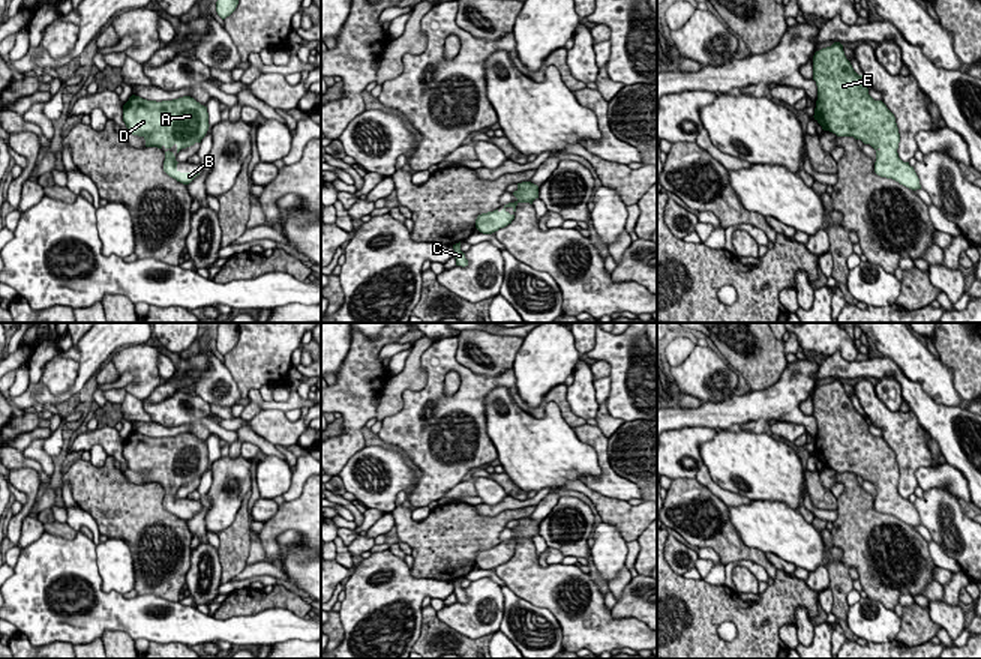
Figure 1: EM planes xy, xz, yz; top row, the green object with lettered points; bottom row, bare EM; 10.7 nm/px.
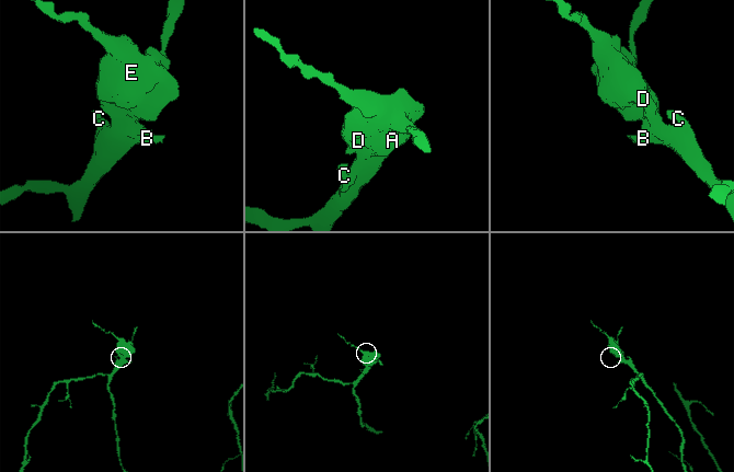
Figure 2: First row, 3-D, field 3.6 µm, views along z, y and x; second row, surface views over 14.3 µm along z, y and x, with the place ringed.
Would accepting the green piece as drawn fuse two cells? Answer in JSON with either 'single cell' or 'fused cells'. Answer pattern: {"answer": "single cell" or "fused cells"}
{"answer": "single cell"}

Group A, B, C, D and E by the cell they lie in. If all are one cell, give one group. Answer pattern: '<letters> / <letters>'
A B C D E

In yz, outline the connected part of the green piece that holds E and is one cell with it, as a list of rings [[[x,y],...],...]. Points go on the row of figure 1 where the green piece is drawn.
[[[834,42],[813,56],[813,80],[818,86],[814,120],[837,137],[854,137],[876,150],[874,173],[916,191],[920,179],[898,158],[900,134],[894,114],[874,101],[862,75],[846,59],[843,45]]]

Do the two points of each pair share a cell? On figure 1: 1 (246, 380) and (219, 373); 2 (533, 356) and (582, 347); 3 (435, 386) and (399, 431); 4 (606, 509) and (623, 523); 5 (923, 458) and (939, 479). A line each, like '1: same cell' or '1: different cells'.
1: different cells
2: different cells
3: same cell
4: same cell
5: different cells

